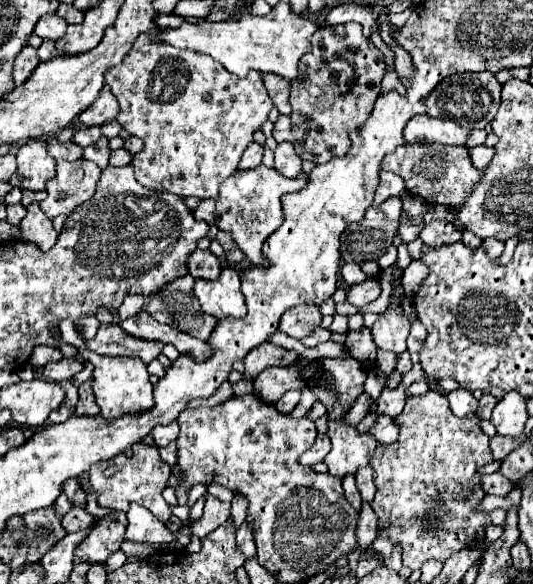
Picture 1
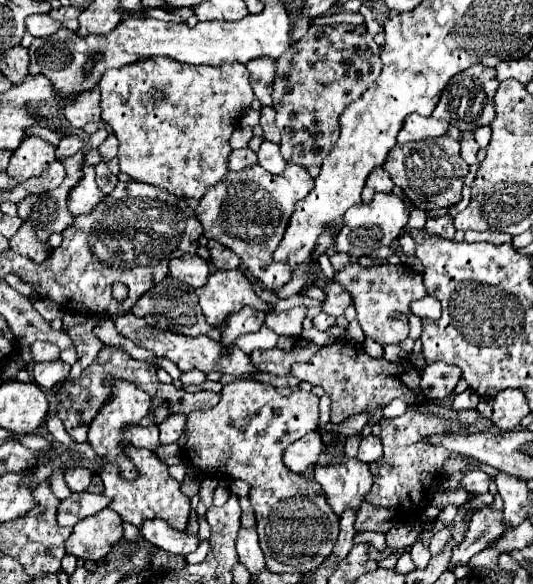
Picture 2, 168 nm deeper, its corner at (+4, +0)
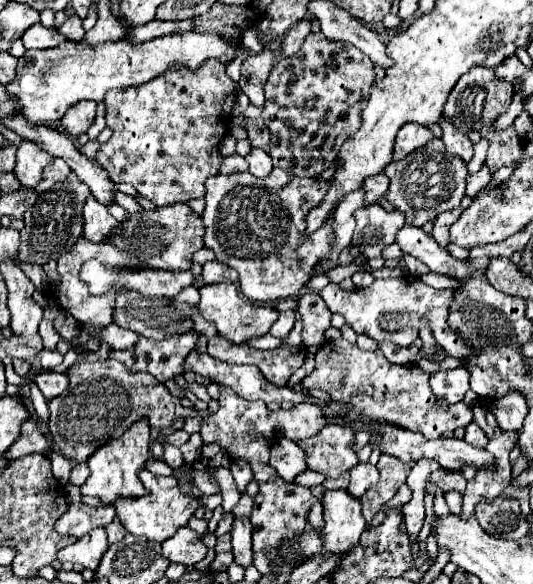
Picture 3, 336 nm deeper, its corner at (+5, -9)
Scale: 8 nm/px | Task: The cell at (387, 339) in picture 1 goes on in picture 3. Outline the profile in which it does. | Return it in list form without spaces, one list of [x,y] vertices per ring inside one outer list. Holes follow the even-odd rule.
[[[402,276],[402,278],[388,278],[388,280],[374,280],[368,288],[354,288],[344,290],[338,284],[328,284],[320,296],[328,304],[328,308],[336,314],[342,314],[356,330],[356,334],[364,334],[376,342],[394,342],[398,346],[410,346],[412,340],[418,336],[420,328],[420,316],[426,316],[430,320],[430,328],[436,343],[442,346],[450,356],[454,358],[466,358],[474,354],[472,348],[468,348],[462,338],[452,332],[446,326],[448,306],[452,300],[452,290],[436,290],[420,282],[416,276]]]

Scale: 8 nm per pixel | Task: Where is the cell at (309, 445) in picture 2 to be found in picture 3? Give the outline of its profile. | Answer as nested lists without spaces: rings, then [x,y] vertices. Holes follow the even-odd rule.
[[[280,438],[274,440],[272,452],[270,452],[270,466],[284,478],[286,482],[292,482],[298,474],[306,472],[306,452],[298,448],[296,442]]]

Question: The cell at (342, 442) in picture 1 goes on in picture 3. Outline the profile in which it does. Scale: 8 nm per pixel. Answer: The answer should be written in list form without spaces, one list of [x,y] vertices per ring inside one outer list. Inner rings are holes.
[[[326,490],[322,496],[324,506],[324,550],[346,554],[358,544],[362,530],[366,530],[366,520],[362,516],[362,502],[346,490]]]

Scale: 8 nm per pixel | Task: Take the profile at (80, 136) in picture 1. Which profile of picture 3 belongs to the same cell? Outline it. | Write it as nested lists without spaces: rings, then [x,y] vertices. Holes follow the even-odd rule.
[[[54,158],[52,166],[48,166],[48,168],[44,170],[42,182],[36,186],[36,190],[38,190],[38,192],[46,192],[46,190],[50,190],[56,182],[66,180],[68,174],[70,174],[70,166],[68,166],[66,162],[62,162],[60,158]]]

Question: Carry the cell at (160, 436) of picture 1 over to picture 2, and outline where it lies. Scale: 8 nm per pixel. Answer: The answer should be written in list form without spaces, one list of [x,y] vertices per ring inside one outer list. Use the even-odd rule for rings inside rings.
[[[169,415],[161,425],[161,443],[169,445],[169,443],[177,443],[177,439],[183,435],[185,431],[185,423],[187,423],[187,415]]]

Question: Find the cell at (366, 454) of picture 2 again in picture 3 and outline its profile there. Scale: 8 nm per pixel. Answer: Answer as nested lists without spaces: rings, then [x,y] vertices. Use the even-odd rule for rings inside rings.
[[[360,462],[358,466],[354,466],[350,470],[350,486],[348,492],[356,498],[360,498],[370,486],[374,486],[378,482],[378,468],[370,462]]]

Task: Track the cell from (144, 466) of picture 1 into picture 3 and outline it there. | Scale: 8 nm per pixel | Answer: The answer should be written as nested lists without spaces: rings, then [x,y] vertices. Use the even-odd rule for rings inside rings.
[[[142,468],[140,470],[140,480],[144,484],[144,488],[148,490],[144,496],[140,498],[126,498],[126,500],[116,500],[114,508],[116,508],[116,518],[124,524],[124,528],[134,534],[134,536],[144,536],[148,540],[156,540],[156,542],[164,542],[166,538],[174,536],[174,532],[180,526],[186,526],[190,516],[194,514],[194,510],[198,506],[204,506],[208,510],[214,510],[216,506],[208,504],[208,498],[192,498],[188,494],[180,492],[178,480],[174,476],[156,476],[150,470]]]

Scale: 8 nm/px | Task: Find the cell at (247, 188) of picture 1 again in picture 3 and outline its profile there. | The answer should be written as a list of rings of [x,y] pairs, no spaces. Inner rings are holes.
[[[274,168],[272,174],[270,174],[268,178],[256,178],[256,176],[252,176],[250,172],[242,172],[242,174],[228,174],[228,176],[218,174],[218,176],[212,176],[212,178],[206,180],[206,196],[204,196],[204,200],[206,200],[206,210],[204,210],[204,214],[202,214],[204,230],[206,230],[206,232],[204,232],[204,246],[210,248],[210,250],[214,250],[218,262],[228,264],[230,268],[238,270],[238,274],[240,274],[238,286],[240,286],[242,294],[244,294],[246,298],[250,298],[252,302],[260,302],[260,304],[272,304],[272,302],[280,302],[280,300],[286,300],[286,298],[296,298],[296,296],[300,294],[298,290],[306,284],[306,280],[308,280],[308,276],[312,274],[316,262],[320,260],[320,258],[316,258],[316,256],[320,256],[320,252],[322,252],[322,258],[324,258],[324,256],[328,254],[328,246],[330,246],[330,240],[332,240],[332,228],[330,228],[330,222],[332,222],[334,210],[332,210],[332,214],[330,214],[328,220],[324,222],[324,226],[322,226],[320,230],[316,230],[312,236],[308,236],[306,242],[300,242],[300,238],[302,238],[302,234],[304,234],[304,230],[306,230],[306,222],[304,222],[304,218],[306,218],[308,210],[314,208],[314,206],[318,206],[318,202],[324,198],[324,194],[326,194],[326,186],[328,186],[328,182],[318,182],[318,180],[314,180],[314,178],[300,178],[300,176],[288,174],[288,172],[282,170],[282,168]]]

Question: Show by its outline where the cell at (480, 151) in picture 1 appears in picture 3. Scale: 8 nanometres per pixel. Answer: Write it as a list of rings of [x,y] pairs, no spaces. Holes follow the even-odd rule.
[[[440,120],[438,124],[442,126],[442,132],[444,132],[442,134],[442,142],[444,142],[446,150],[452,152],[452,154],[456,154],[456,156],[460,156],[464,162],[470,162],[470,158],[474,154],[470,138],[466,134],[458,132],[454,126],[450,126],[450,122],[442,122]]]

